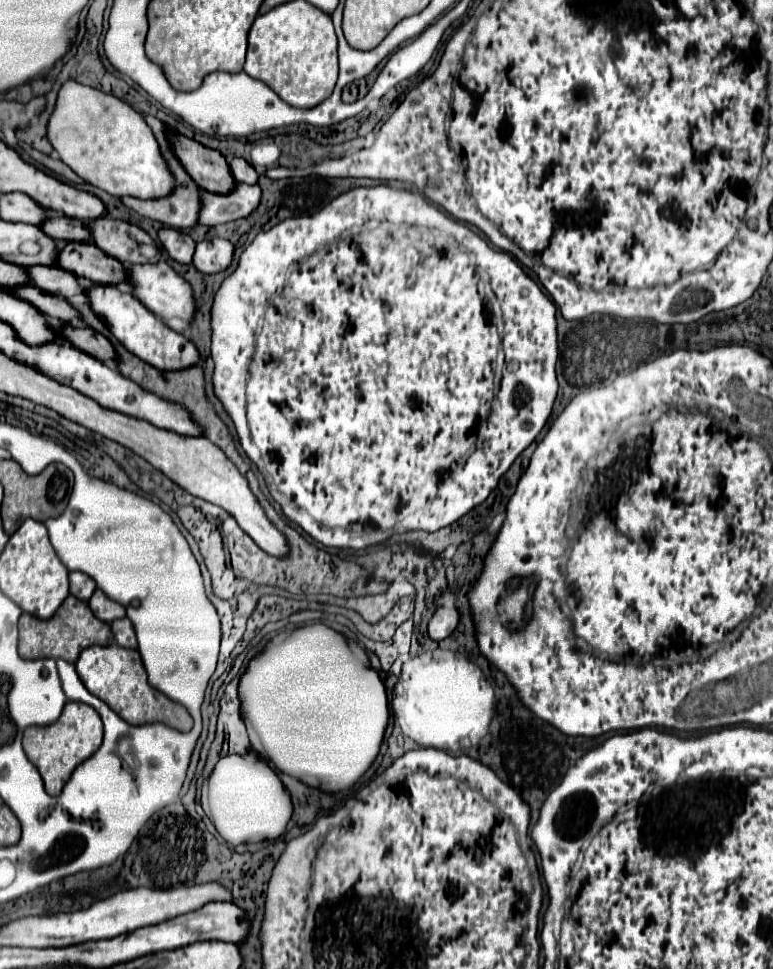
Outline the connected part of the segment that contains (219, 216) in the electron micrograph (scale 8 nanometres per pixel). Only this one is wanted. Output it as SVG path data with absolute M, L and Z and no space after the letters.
M237 183L229 195L201 191L201 209L199 223L215 227L219 223L229 223L241 217L247 217L261 199L259 185Z

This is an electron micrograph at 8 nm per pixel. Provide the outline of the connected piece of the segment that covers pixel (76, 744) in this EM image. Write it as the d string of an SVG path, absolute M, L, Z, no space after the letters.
M69 701L63 707L61 717L51 723L51 725L35 725L35 727L27 727L23 733L23 749L29 757L29 761L39 769L43 781L45 781L45 791L49 795L59 795L63 785L67 783L67 779L71 777L73 769L89 759L101 745L103 739L103 725L101 725L101 717L99 713L85 705L85 703L75 703Z

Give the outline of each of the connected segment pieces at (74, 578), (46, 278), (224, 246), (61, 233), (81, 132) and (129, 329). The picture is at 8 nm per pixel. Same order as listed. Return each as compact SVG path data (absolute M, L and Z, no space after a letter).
M73 571L73 573L69 573L69 591L77 599L89 601L89 597L95 591L95 583L93 583L93 579L89 575L79 573L79 571Z
M33 265L33 267L23 267L23 269L25 269L29 281L45 293L69 299L69 297L85 291L85 283L79 283L79 279L75 275L71 275L59 267Z
M215 237L213 241L197 243L193 267L201 273L219 273L229 267L231 259L233 259L233 243Z
M53 215L53 217L47 217L39 227L55 241L89 241L87 225L71 217Z
M65 81L57 93L57 103L47 123L47 139L57 151L59 159L69 165L83 181L111 193L113 197L131 195L139 199L157 199L159 195L167 195L167 191L171 191L171 171L167 171L167 163L163 163L163 157L159 155L155 135L147 123L143 123L141 113L115 95L107 95L77 81Z
M93 285L87 289L87 301L97 317L103 319L107 329L135 355L159 369L187 367L187 363L197 363L199 353L195 345L181 333L169 329L161 319L147 311L131 293L119 291L115 285Z

